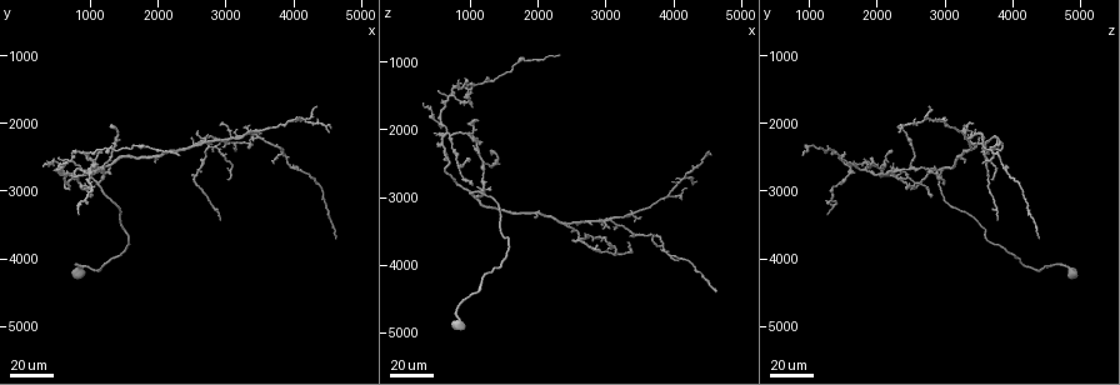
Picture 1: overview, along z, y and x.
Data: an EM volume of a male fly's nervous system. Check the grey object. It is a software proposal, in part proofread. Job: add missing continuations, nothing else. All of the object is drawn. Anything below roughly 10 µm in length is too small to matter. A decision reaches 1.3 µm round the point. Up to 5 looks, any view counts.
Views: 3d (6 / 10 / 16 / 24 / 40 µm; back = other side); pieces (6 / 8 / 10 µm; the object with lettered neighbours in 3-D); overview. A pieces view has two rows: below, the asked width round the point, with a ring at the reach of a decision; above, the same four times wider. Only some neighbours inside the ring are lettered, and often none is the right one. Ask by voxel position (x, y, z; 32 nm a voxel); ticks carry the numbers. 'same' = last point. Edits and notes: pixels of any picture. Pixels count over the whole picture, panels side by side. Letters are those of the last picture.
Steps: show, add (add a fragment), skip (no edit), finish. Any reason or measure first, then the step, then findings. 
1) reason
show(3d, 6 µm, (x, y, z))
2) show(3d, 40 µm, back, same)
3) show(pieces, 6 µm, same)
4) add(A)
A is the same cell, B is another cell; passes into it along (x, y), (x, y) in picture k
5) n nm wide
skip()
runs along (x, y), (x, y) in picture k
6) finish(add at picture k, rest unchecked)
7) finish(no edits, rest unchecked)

free end
show(3d, 24 µm, (950, 3150, 1200))

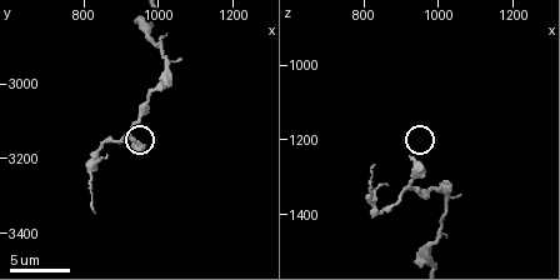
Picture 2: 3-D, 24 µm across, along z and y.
show(pieces, 6 µm, (930, 3140, 1250))

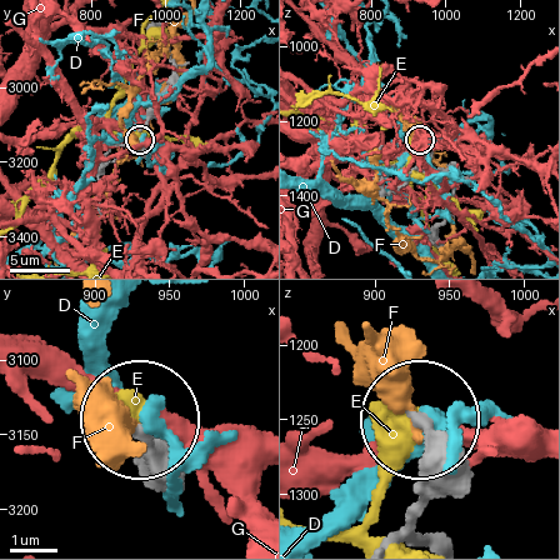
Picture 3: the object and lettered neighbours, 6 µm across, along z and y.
skip()
D, E, F and G are other cells; runs along (420, 534), (420, 426) in picture 3; no lettered fragment goes on from it

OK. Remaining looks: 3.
branch stops here
show(3d, 24 µm, (1250, 2400, 1200))

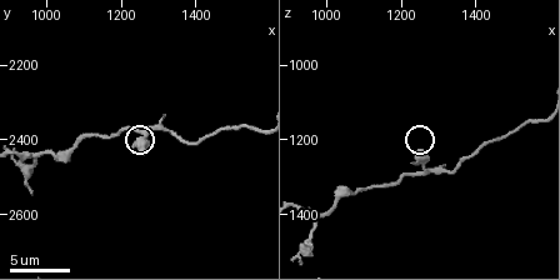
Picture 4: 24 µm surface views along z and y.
what lies round it
show(pieces, 6 µm, (1250, 2440, 1230))

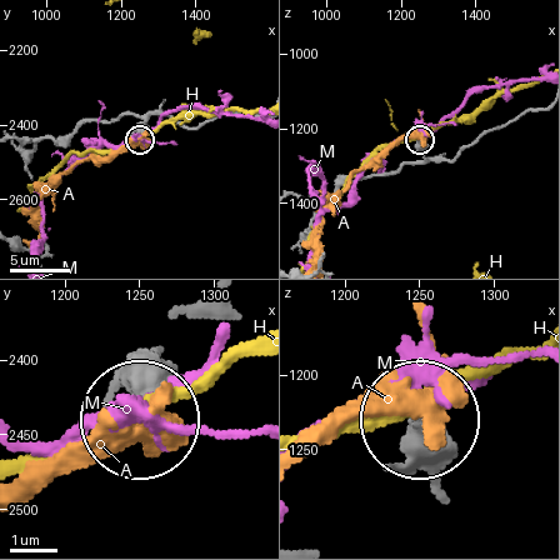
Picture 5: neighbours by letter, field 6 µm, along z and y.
skip()
A, H and M are other cells; none of them fits

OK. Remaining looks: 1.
finish(no edits, rest unchecked)

